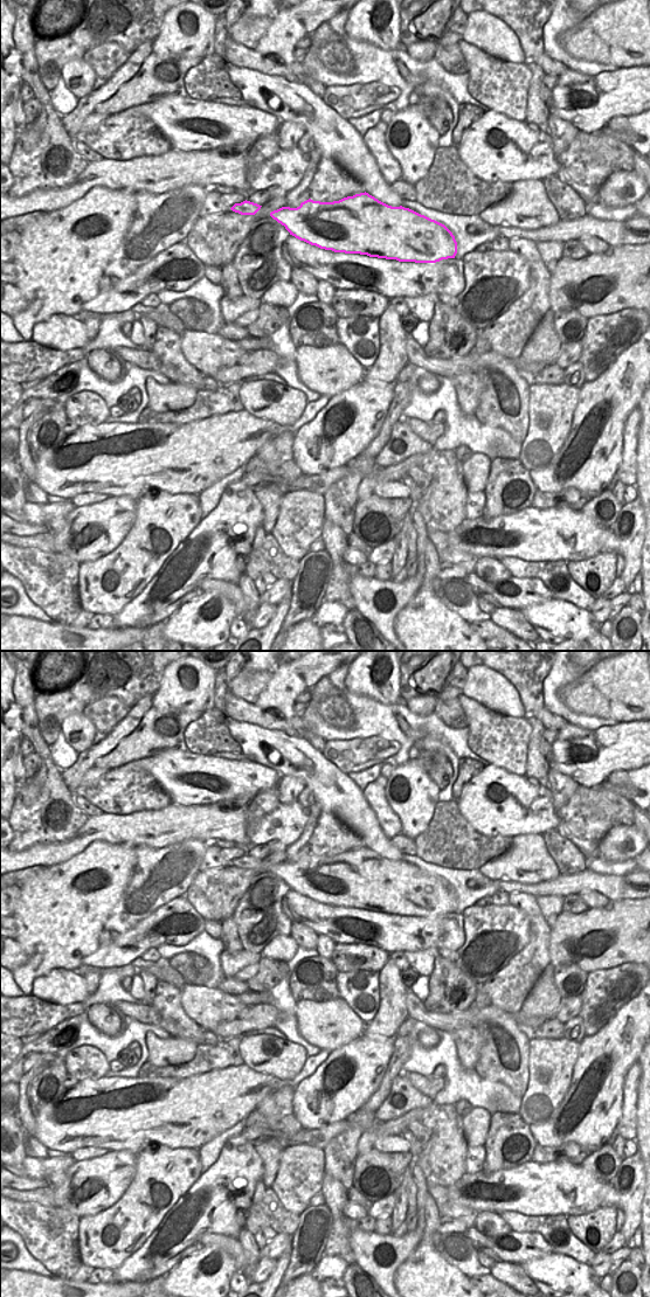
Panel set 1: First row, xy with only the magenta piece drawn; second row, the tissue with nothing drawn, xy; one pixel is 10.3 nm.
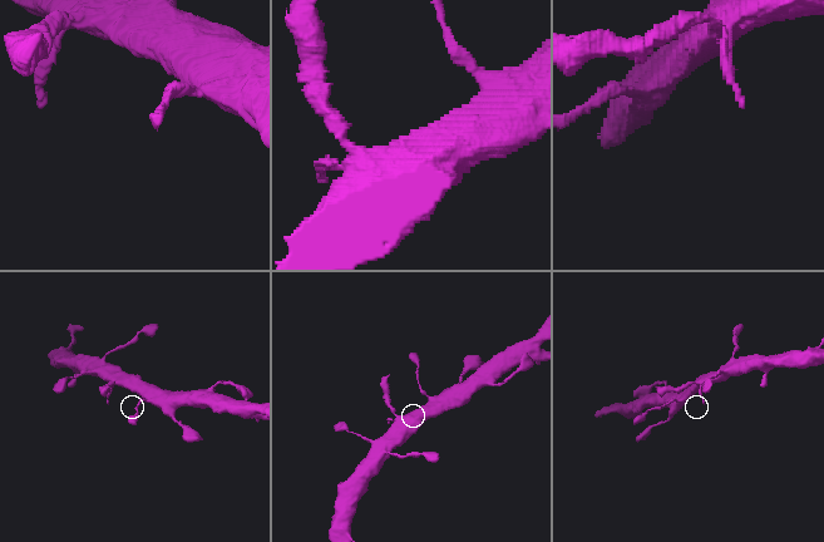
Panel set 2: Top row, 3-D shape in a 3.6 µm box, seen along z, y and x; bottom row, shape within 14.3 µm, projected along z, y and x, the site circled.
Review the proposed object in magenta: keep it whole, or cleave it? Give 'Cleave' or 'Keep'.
Keep.

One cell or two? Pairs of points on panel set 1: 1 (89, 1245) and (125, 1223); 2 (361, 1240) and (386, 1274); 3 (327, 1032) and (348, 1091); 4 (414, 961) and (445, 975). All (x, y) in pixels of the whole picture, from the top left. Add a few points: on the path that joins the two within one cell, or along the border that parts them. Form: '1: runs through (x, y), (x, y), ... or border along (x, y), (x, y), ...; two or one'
1: runs through (98, 1235), (105, 1225), (116, 1223); one
2: runs through (370, 1249), (372, 1261), (377, 1267); one
3: border along (358, 1037), (332, 1052); two
4: border along (437, 955), (434, 962), (434, 970), (428, 976); two

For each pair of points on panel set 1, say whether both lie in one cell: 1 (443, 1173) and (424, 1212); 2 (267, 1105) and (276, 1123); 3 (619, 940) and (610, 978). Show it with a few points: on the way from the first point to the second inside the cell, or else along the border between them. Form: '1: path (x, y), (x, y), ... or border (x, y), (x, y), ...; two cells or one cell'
1: border (416, 1163), (429, 1187); two cells
2: path (269, 1110), (274, 1118); one cell
3: border (637, 963), (588, 973); two cells

